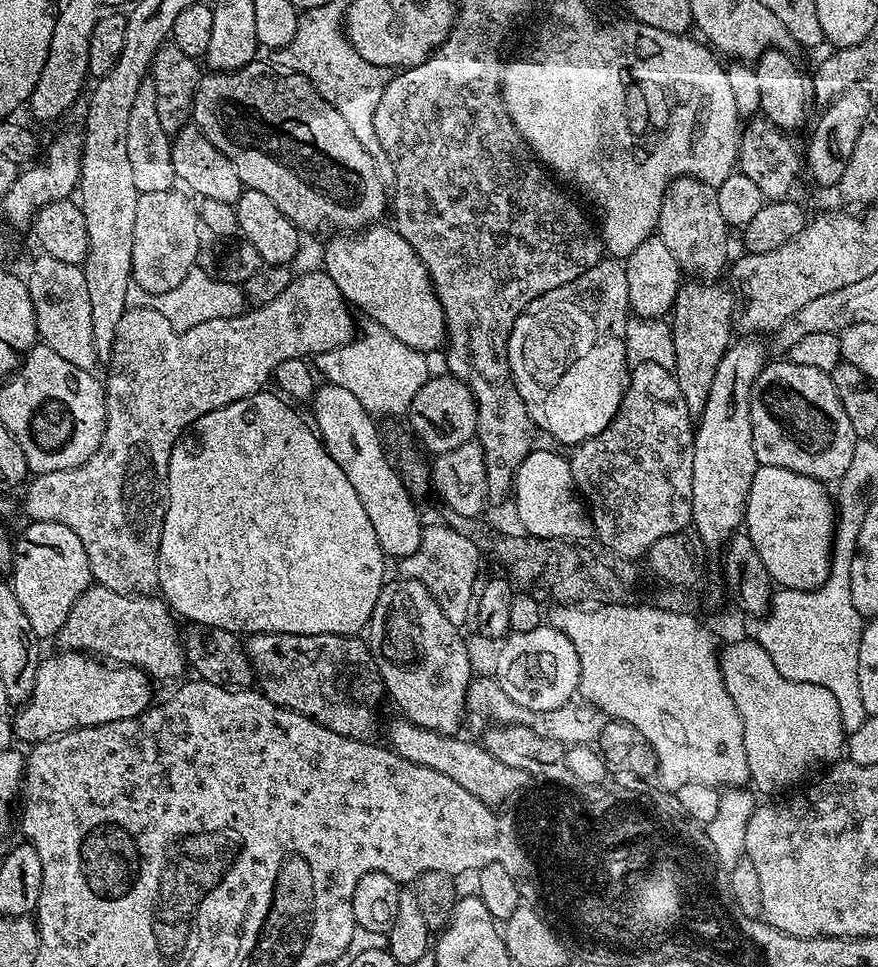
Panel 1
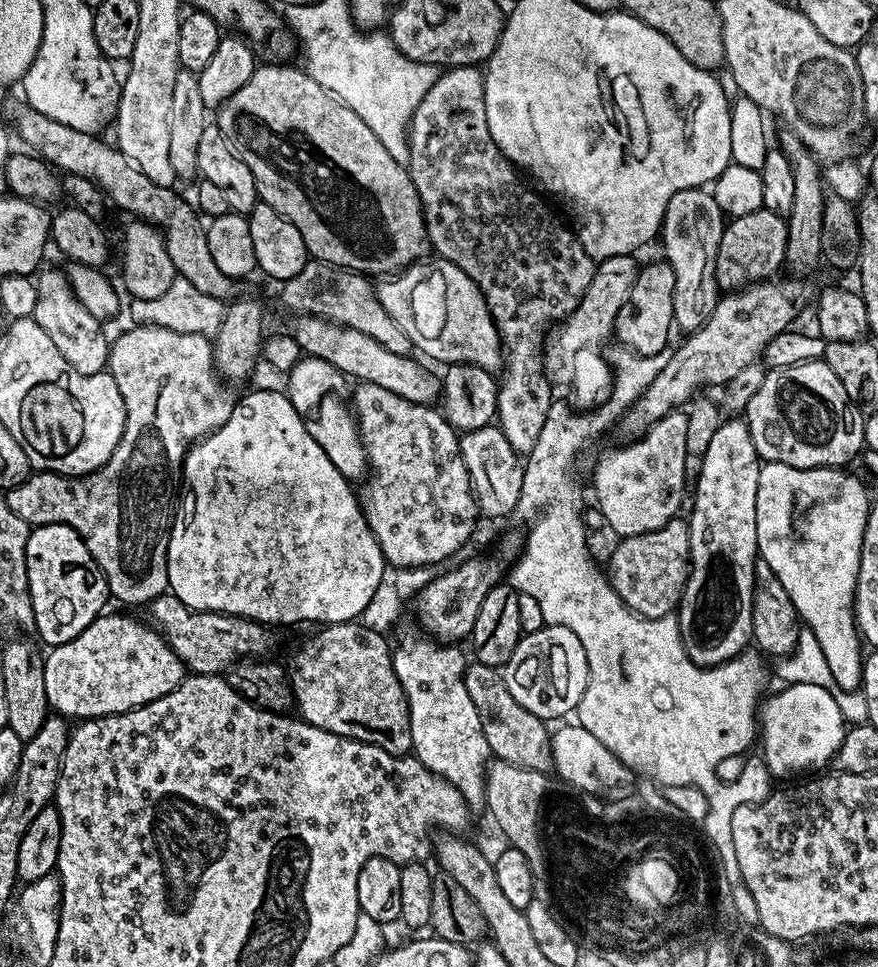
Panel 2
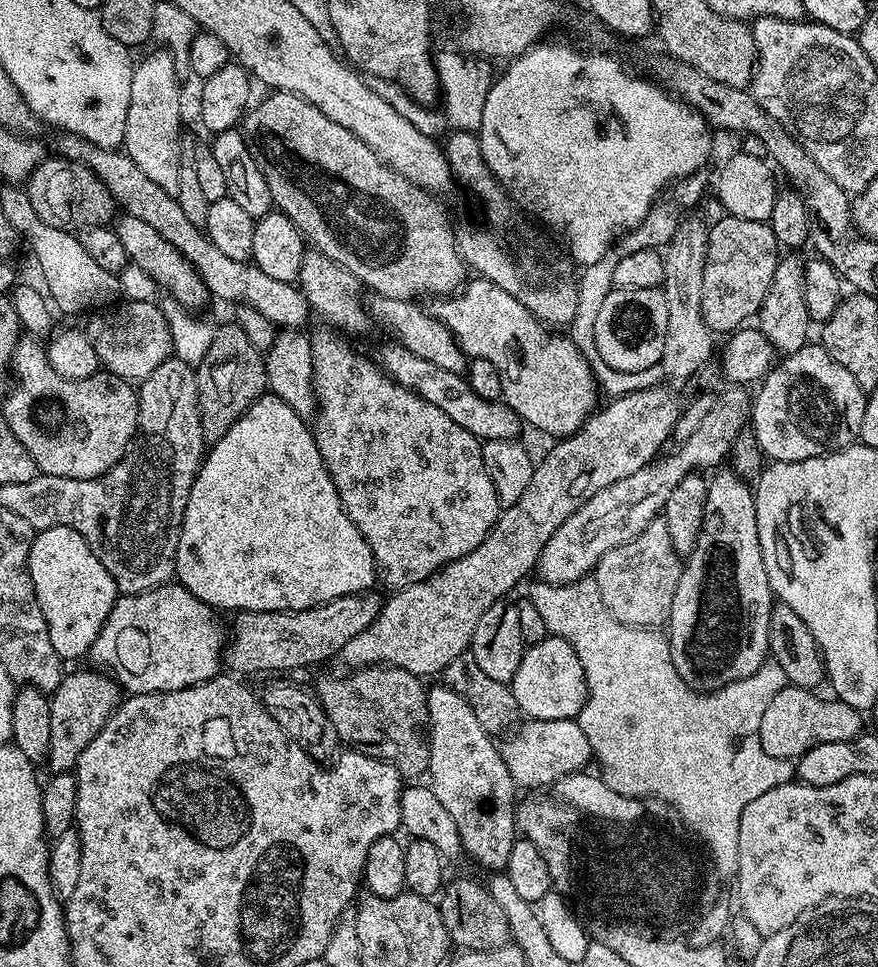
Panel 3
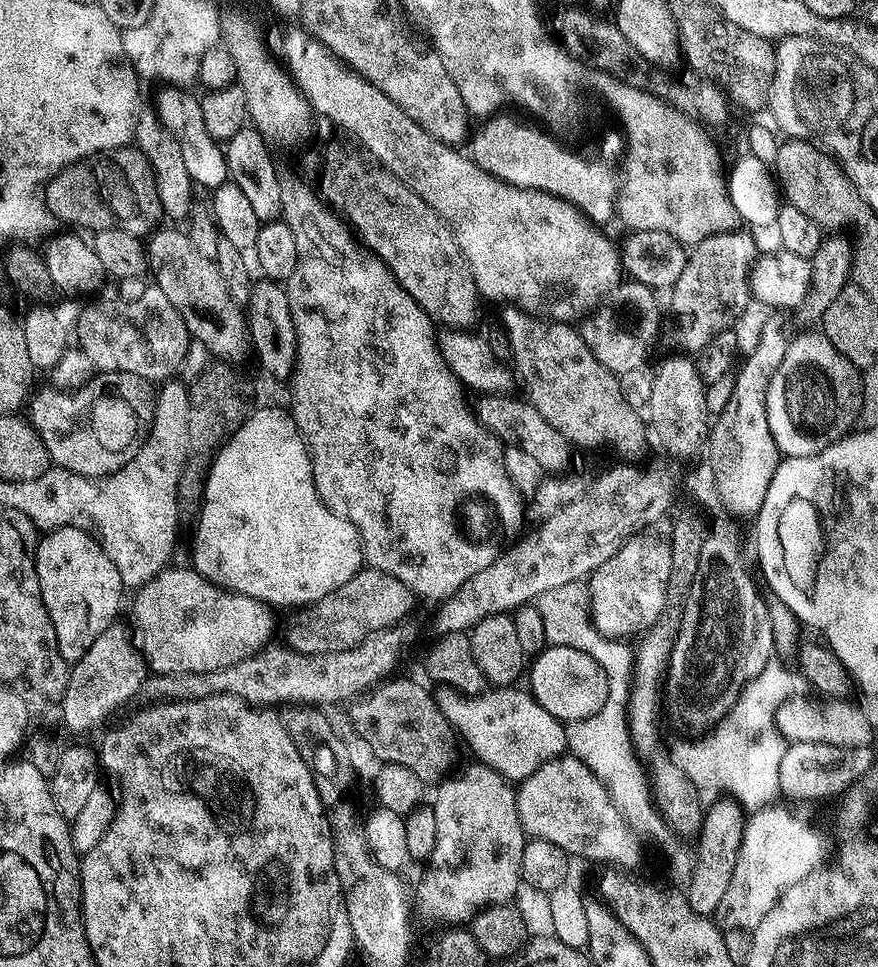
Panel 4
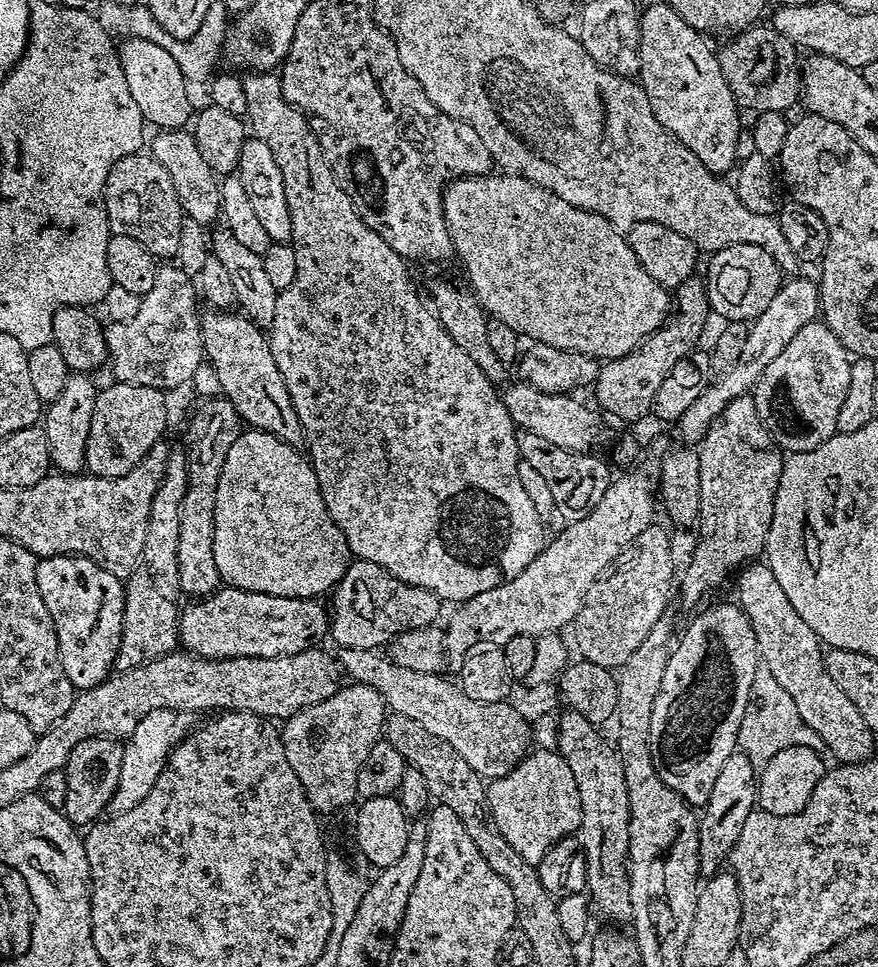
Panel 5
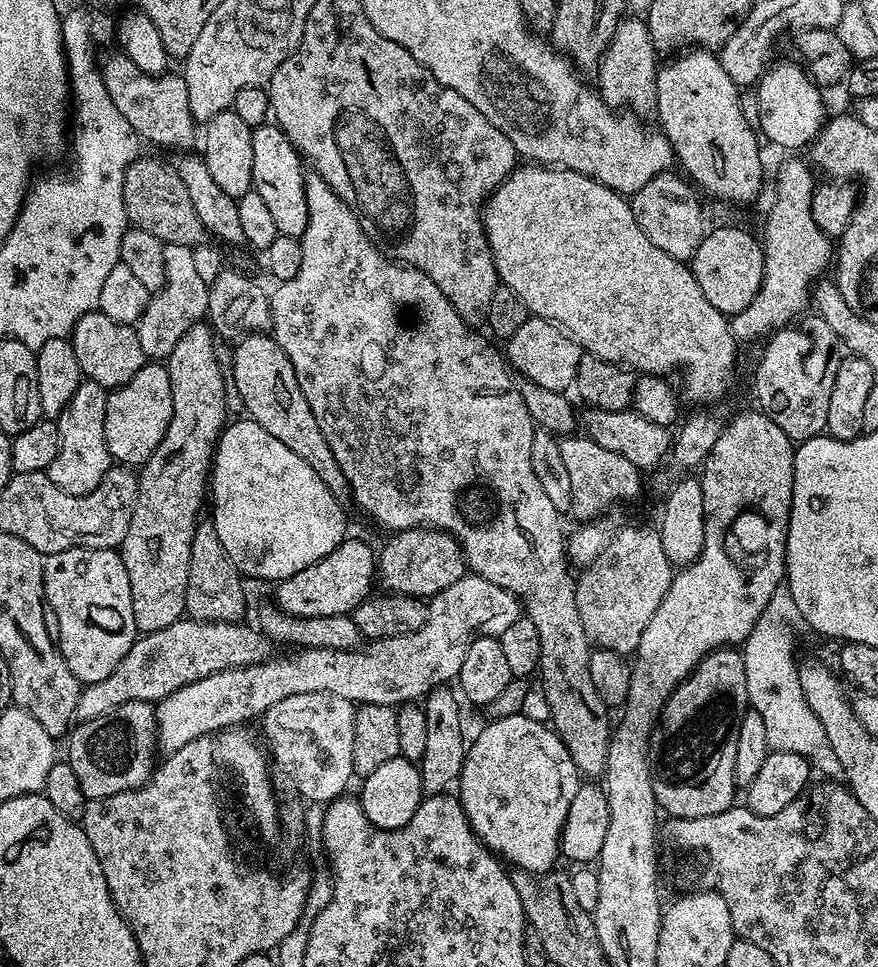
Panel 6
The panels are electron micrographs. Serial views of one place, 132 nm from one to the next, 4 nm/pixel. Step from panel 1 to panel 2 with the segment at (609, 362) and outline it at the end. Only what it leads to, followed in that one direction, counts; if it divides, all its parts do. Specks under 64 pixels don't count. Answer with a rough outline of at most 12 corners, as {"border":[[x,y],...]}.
{"border":[[599,261],[580,304],[555,329],[572,347],[571,403],[611,393],[604,351],[641,265]]}

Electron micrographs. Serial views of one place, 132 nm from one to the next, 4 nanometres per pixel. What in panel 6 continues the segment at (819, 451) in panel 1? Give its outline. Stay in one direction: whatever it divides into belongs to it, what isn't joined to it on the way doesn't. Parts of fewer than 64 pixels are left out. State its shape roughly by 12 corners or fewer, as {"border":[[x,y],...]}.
{"border":[[779,329],[756,364],[756,400],[793,442],[828,426],[831,350]]}

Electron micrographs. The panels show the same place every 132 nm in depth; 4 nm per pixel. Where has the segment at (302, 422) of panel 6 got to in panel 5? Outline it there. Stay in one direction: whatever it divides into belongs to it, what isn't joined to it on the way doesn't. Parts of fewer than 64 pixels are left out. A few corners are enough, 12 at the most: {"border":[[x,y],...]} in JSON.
{"border":[[232,310],[200,332],[241,421],[301,445],[306,433],[267,333]]}

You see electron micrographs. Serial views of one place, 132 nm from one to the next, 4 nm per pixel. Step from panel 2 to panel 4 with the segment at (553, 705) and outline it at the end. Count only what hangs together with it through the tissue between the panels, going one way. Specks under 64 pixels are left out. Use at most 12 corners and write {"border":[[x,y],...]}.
{"border":[[570,646],[530,664],[531,696],[563,722],[608,697],[604,668]]}

